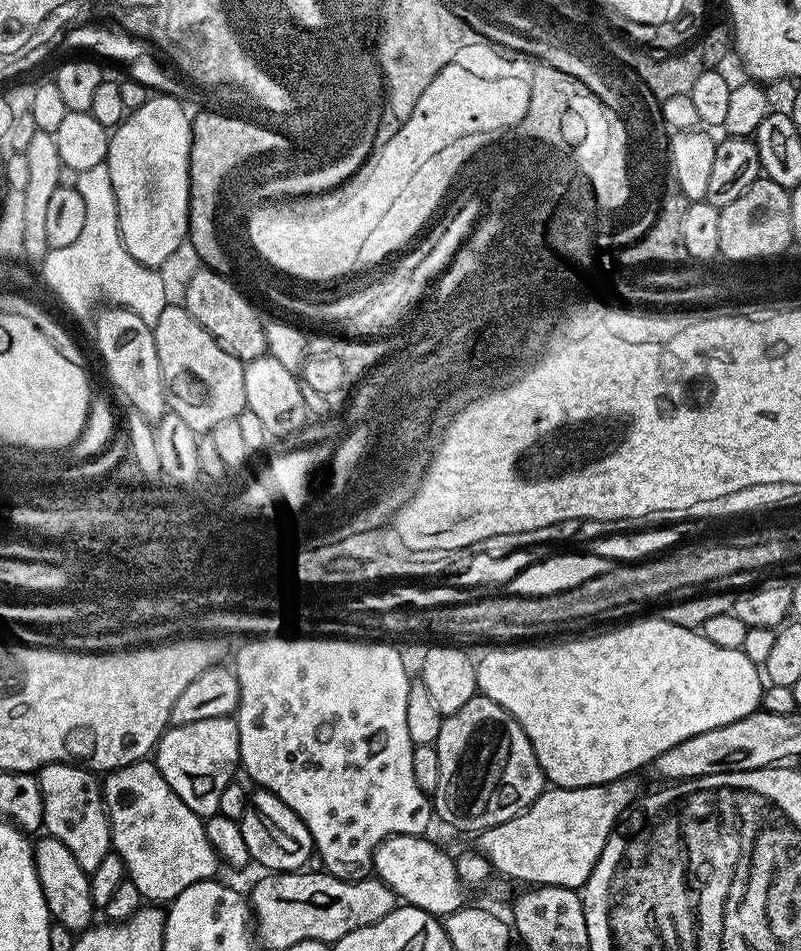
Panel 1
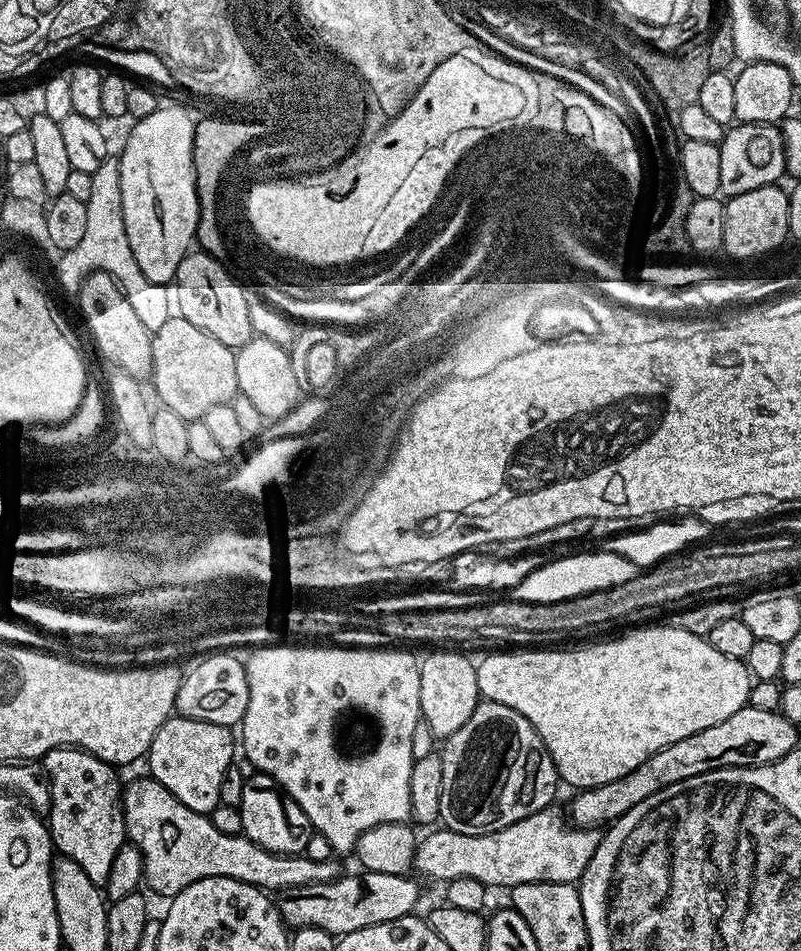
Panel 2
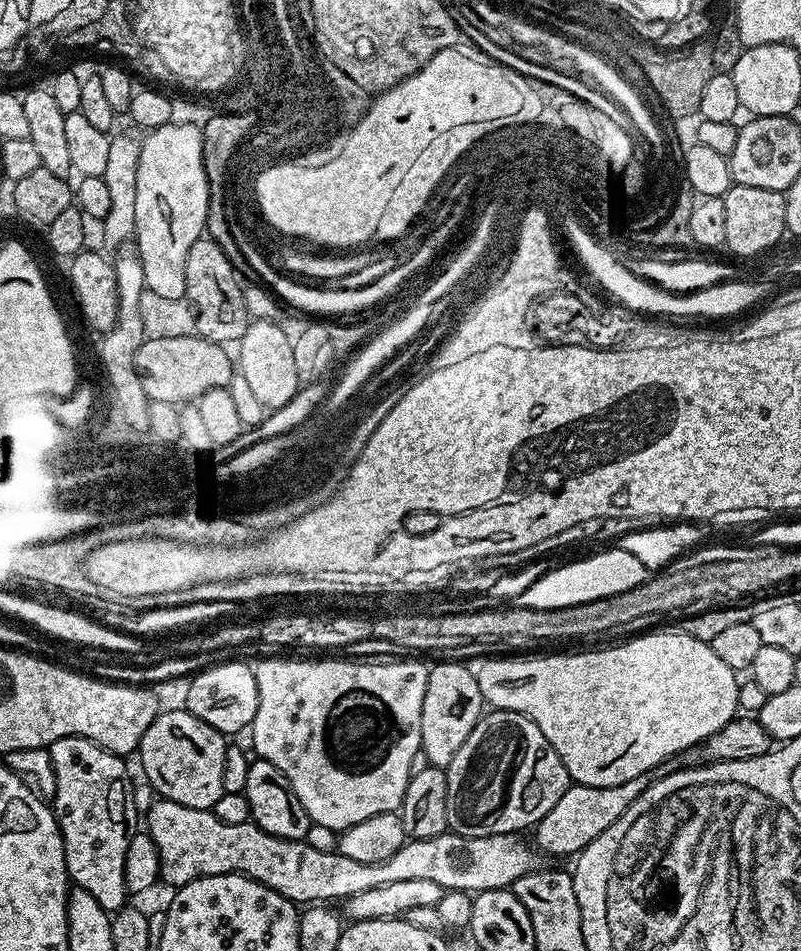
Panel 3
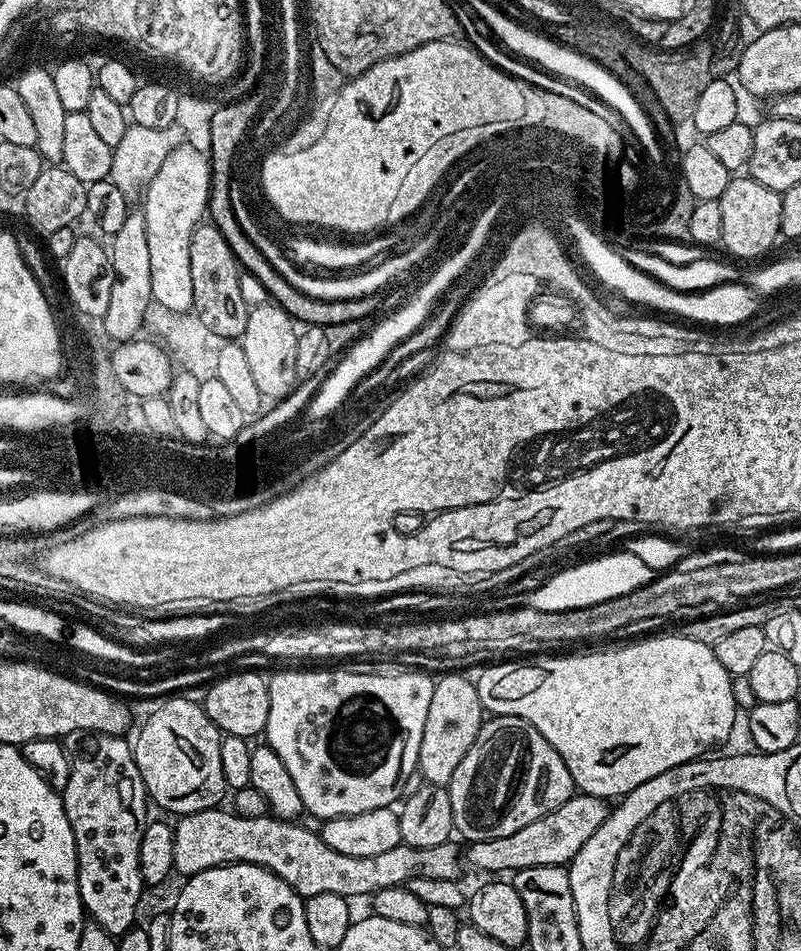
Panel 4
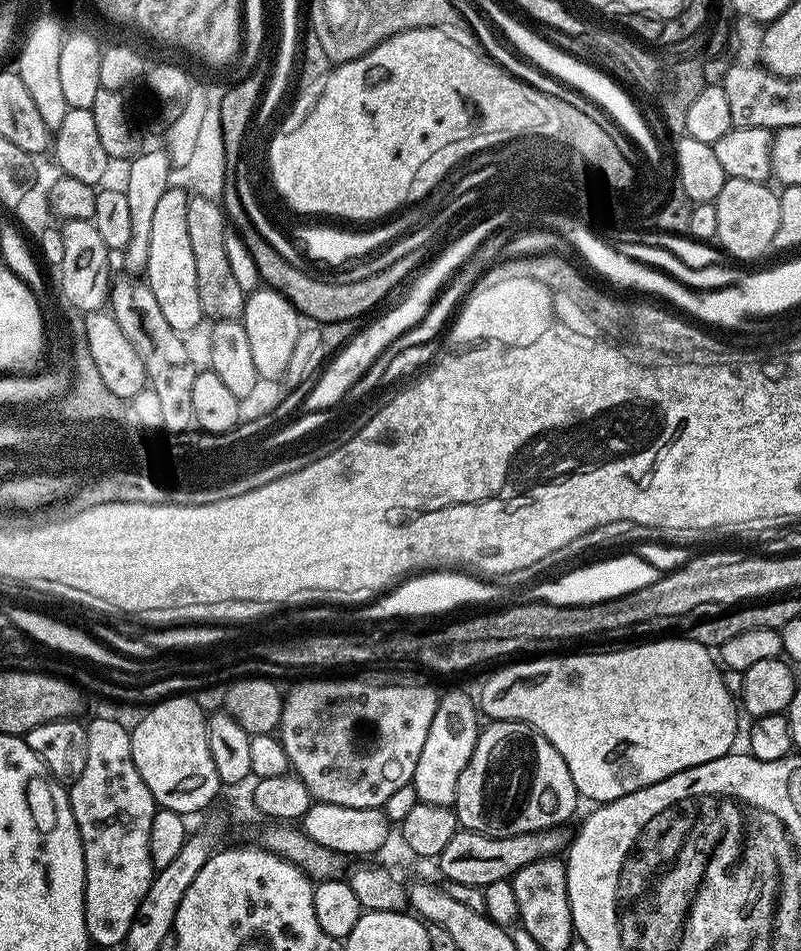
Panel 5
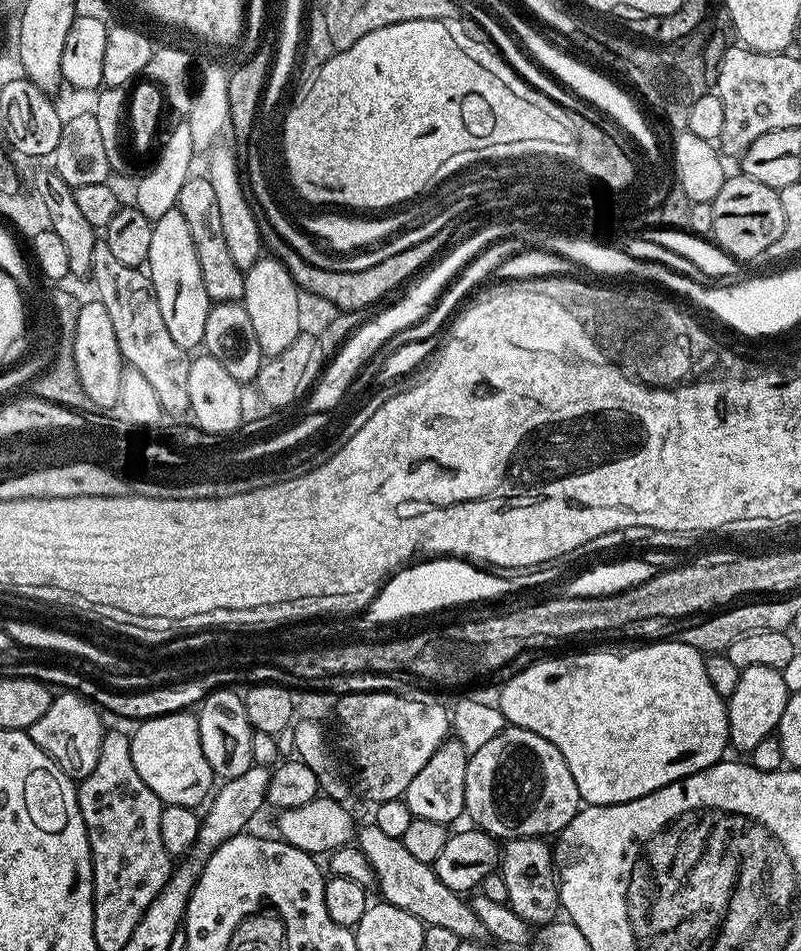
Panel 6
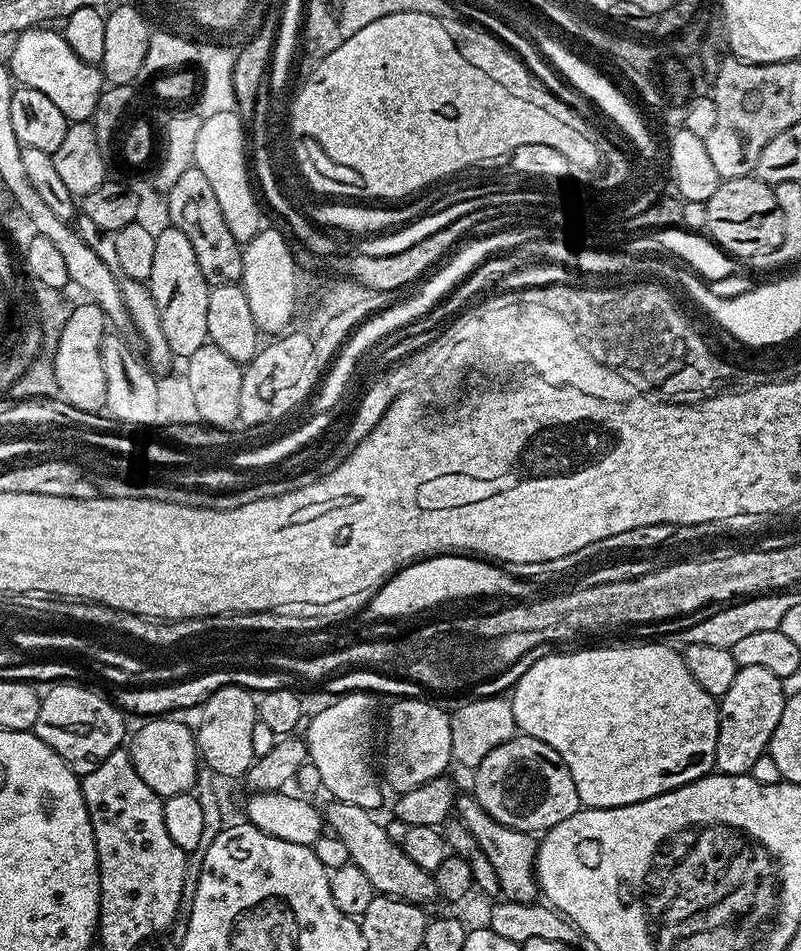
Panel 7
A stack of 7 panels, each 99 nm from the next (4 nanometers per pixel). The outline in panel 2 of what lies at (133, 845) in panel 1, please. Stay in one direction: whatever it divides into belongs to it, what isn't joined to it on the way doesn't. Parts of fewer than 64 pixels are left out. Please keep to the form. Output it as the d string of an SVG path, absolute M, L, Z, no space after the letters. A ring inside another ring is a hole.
M157 780L127 781L122 795L124 835L127 843L138 846L142 854L144 884L149 893L171 898L202 878L225 876L280 894L289 888L330 882L341 875L342 869L332 860L315 860L312 854L279 856L250 842L243 834L222 834L205 813L187 808Z

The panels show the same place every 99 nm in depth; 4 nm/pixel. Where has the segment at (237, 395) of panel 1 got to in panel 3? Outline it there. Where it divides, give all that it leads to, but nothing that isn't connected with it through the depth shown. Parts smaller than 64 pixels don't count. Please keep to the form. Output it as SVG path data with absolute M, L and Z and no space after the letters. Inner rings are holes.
M195 334L148 338L137 351L135 369L143 377L145 394L149 401L157 400L180 406L185 402L199 401L200 396L212 388L227 388L234 375L234 360L224 352L227 351L221 345L203 340Z

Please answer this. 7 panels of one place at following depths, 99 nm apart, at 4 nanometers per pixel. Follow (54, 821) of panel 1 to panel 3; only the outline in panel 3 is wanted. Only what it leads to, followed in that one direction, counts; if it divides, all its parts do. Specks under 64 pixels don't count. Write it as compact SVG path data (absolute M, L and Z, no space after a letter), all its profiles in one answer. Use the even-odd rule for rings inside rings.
M81 736L58 738L50 746L52 768L56 772L56 797L50 801L56 813L56 825L60 828L64 843L64 861L69 881L75 887L86 890L110 914L125 907L130 894L126 890L126 846L128 839L138 830L136 824L136 796L132 793L132 780L128 777L125 757L116 756L98 746L93 740Z

